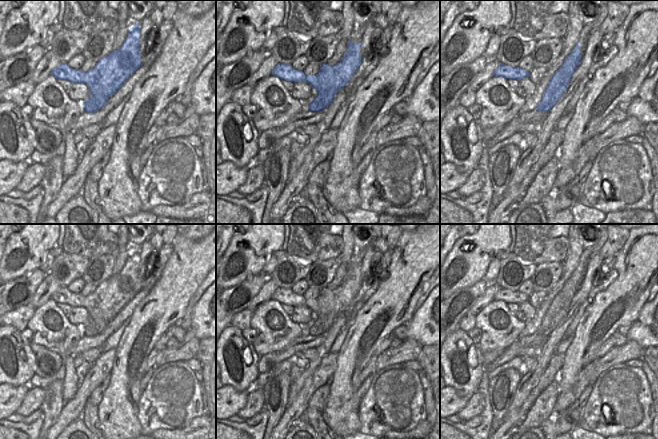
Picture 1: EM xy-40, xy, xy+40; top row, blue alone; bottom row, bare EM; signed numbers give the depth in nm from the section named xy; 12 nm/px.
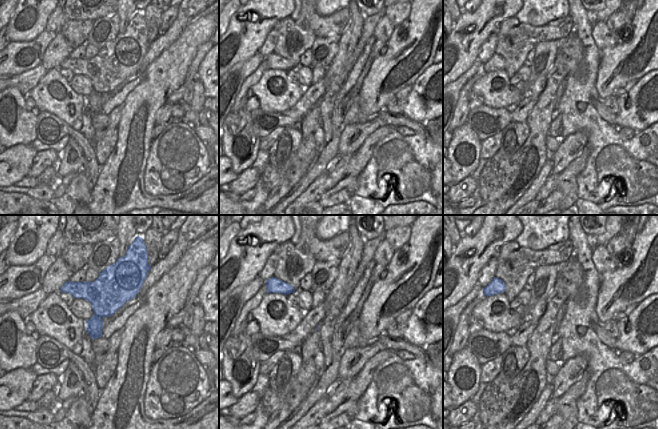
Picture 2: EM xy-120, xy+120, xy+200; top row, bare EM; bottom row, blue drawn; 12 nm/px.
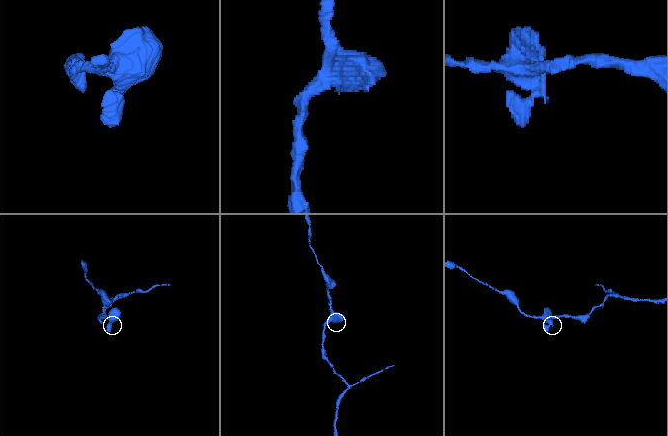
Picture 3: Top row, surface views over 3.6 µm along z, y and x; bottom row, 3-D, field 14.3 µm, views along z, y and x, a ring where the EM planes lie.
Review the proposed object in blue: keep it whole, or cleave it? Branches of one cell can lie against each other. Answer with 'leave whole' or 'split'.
split

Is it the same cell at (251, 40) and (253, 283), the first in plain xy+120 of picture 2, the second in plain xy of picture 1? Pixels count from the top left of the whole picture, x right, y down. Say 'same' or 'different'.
different

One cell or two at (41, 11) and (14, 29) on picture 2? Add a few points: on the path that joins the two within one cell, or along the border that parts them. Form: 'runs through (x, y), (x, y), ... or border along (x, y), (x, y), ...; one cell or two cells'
runs through (36, 19), (29, 29), (22, 31); one cell

